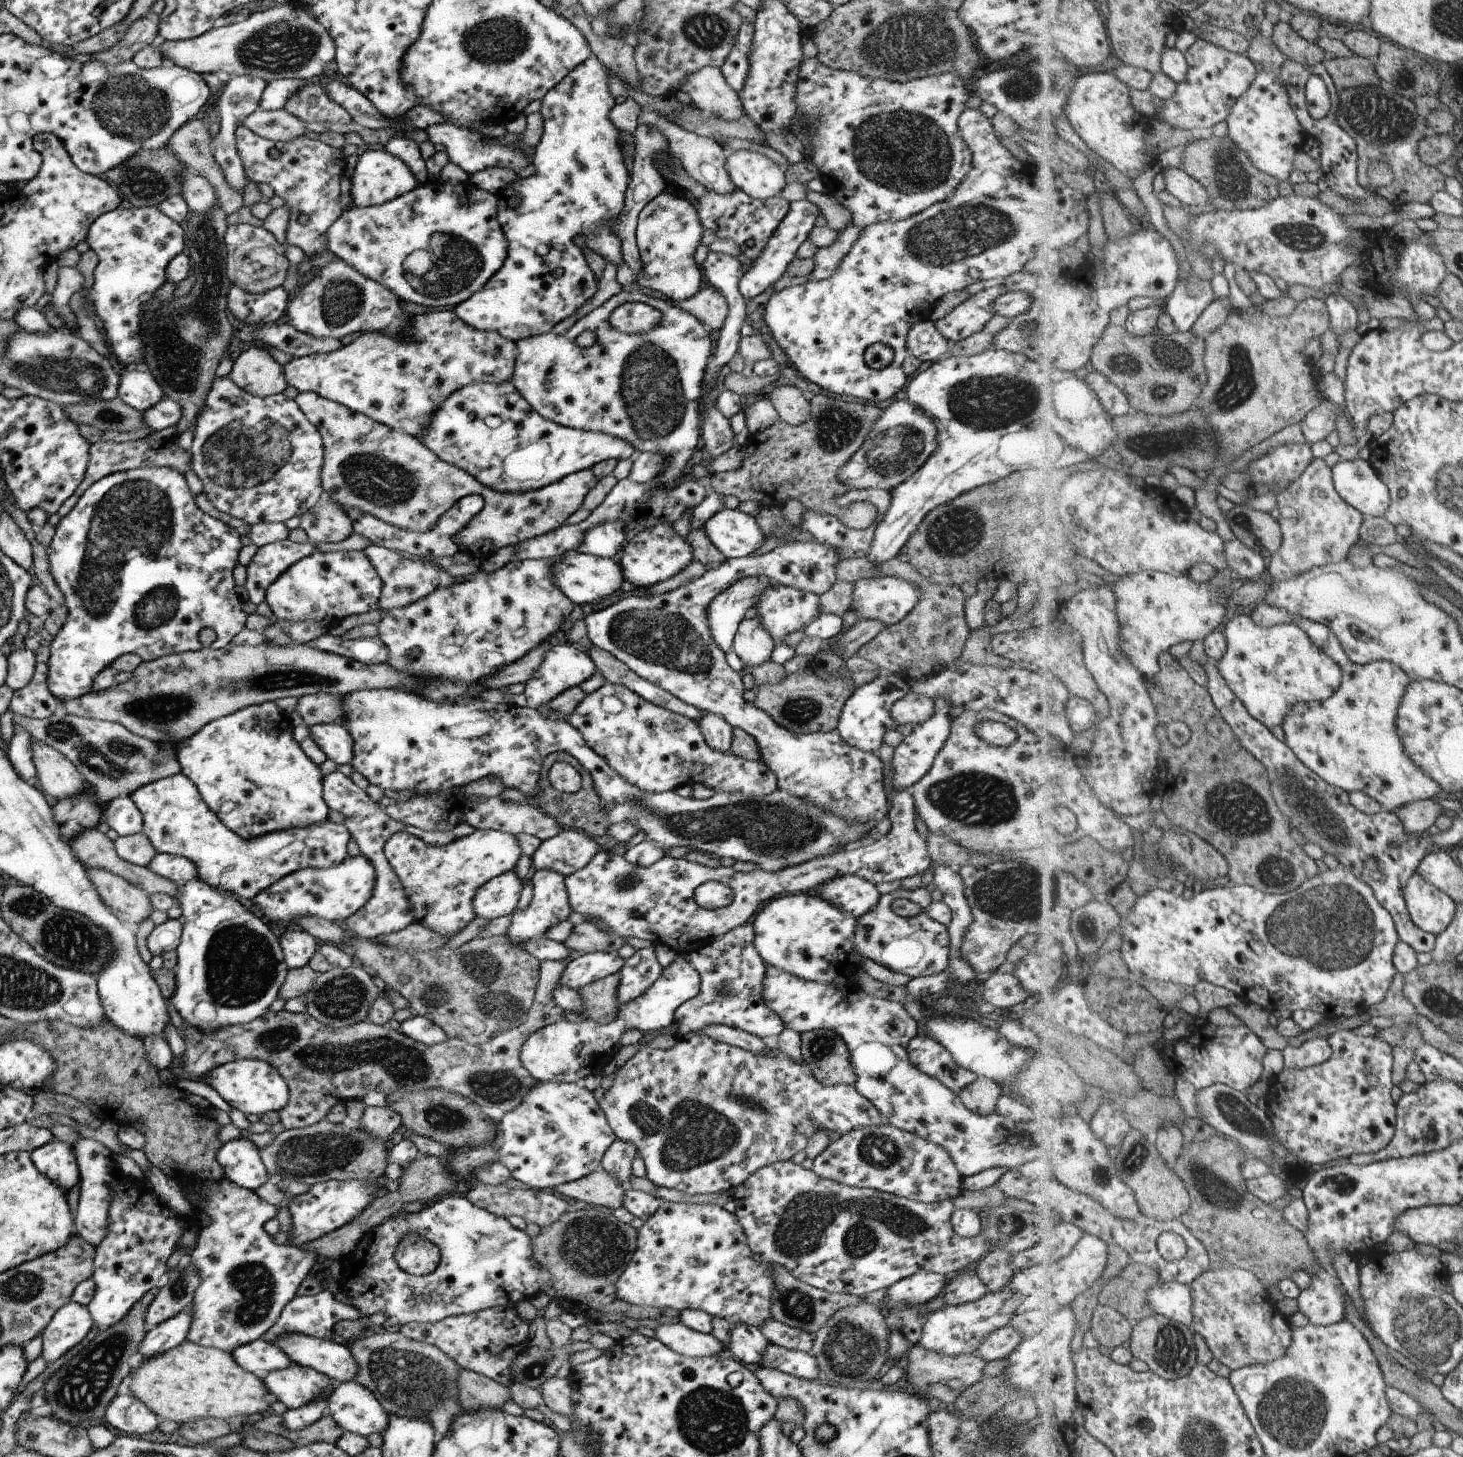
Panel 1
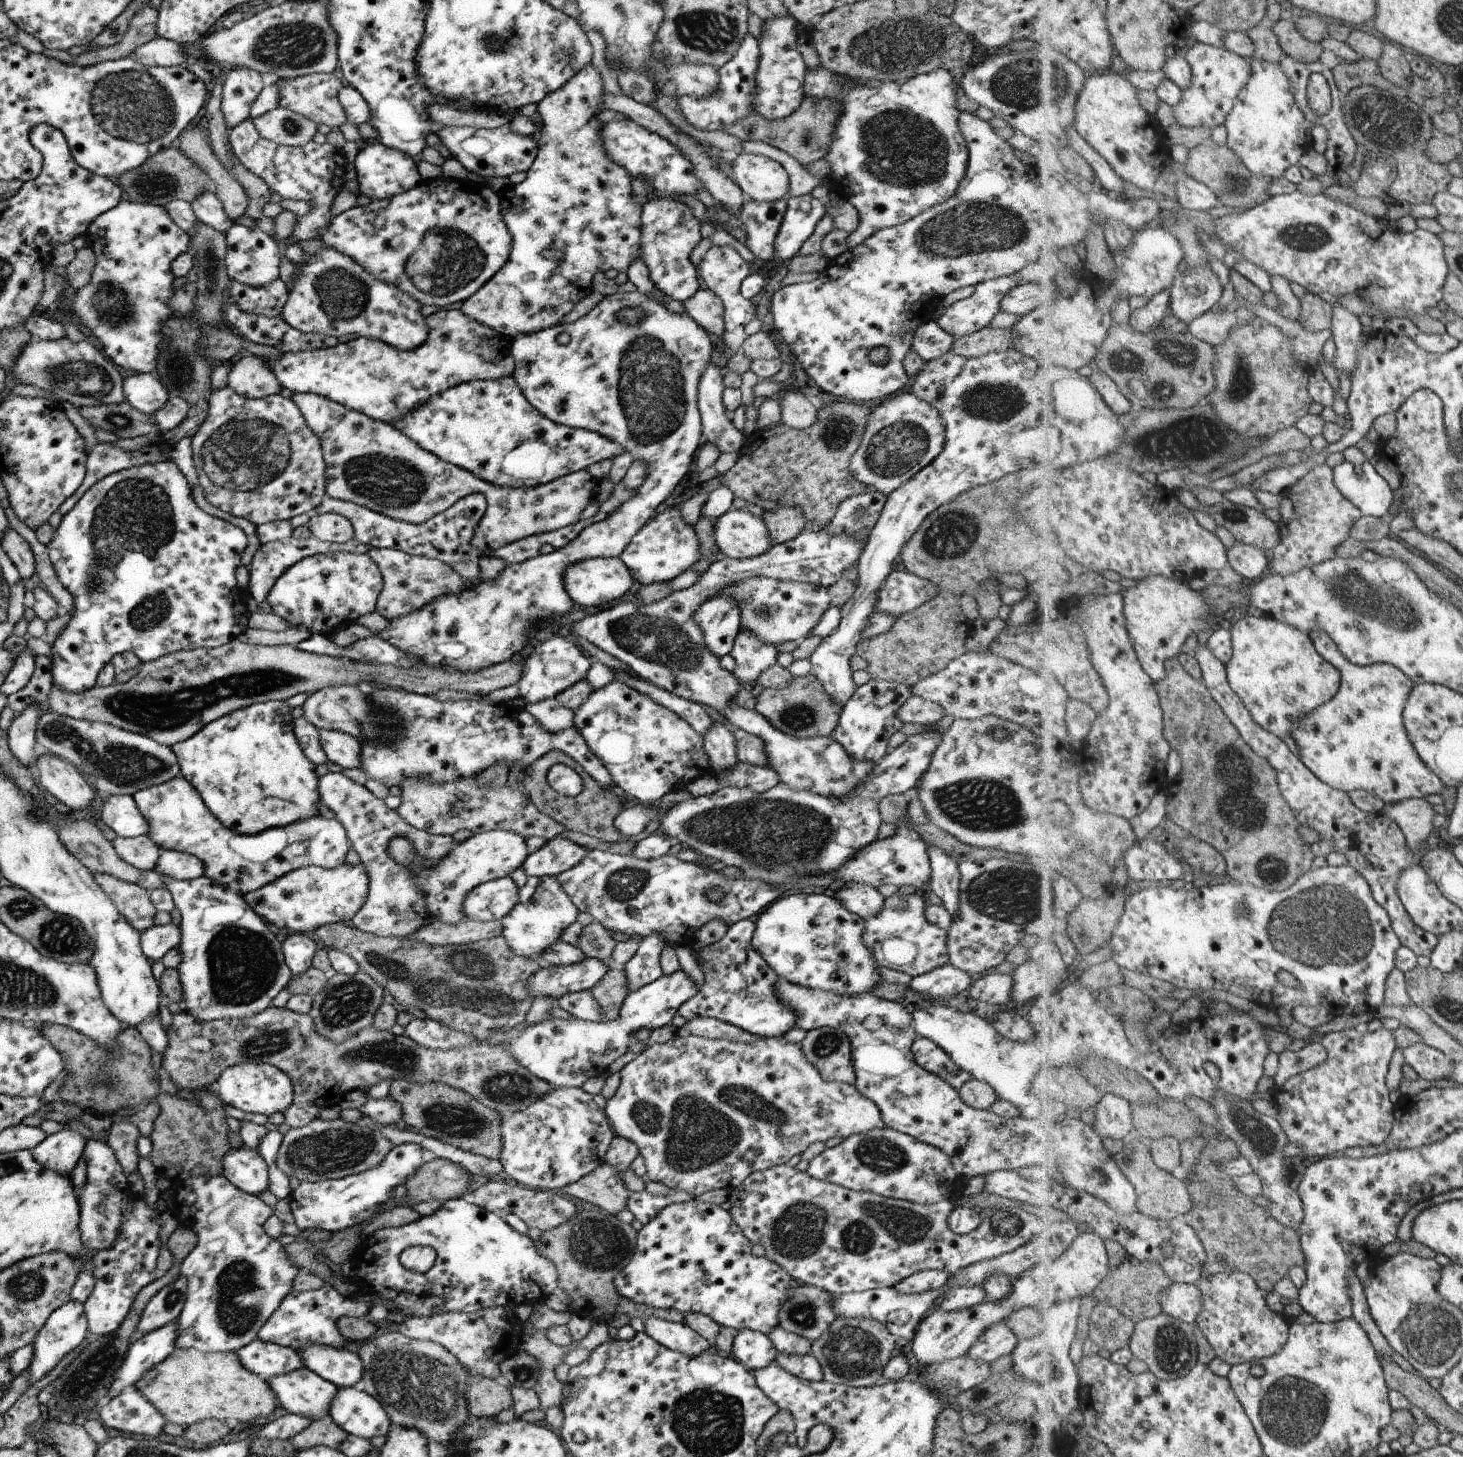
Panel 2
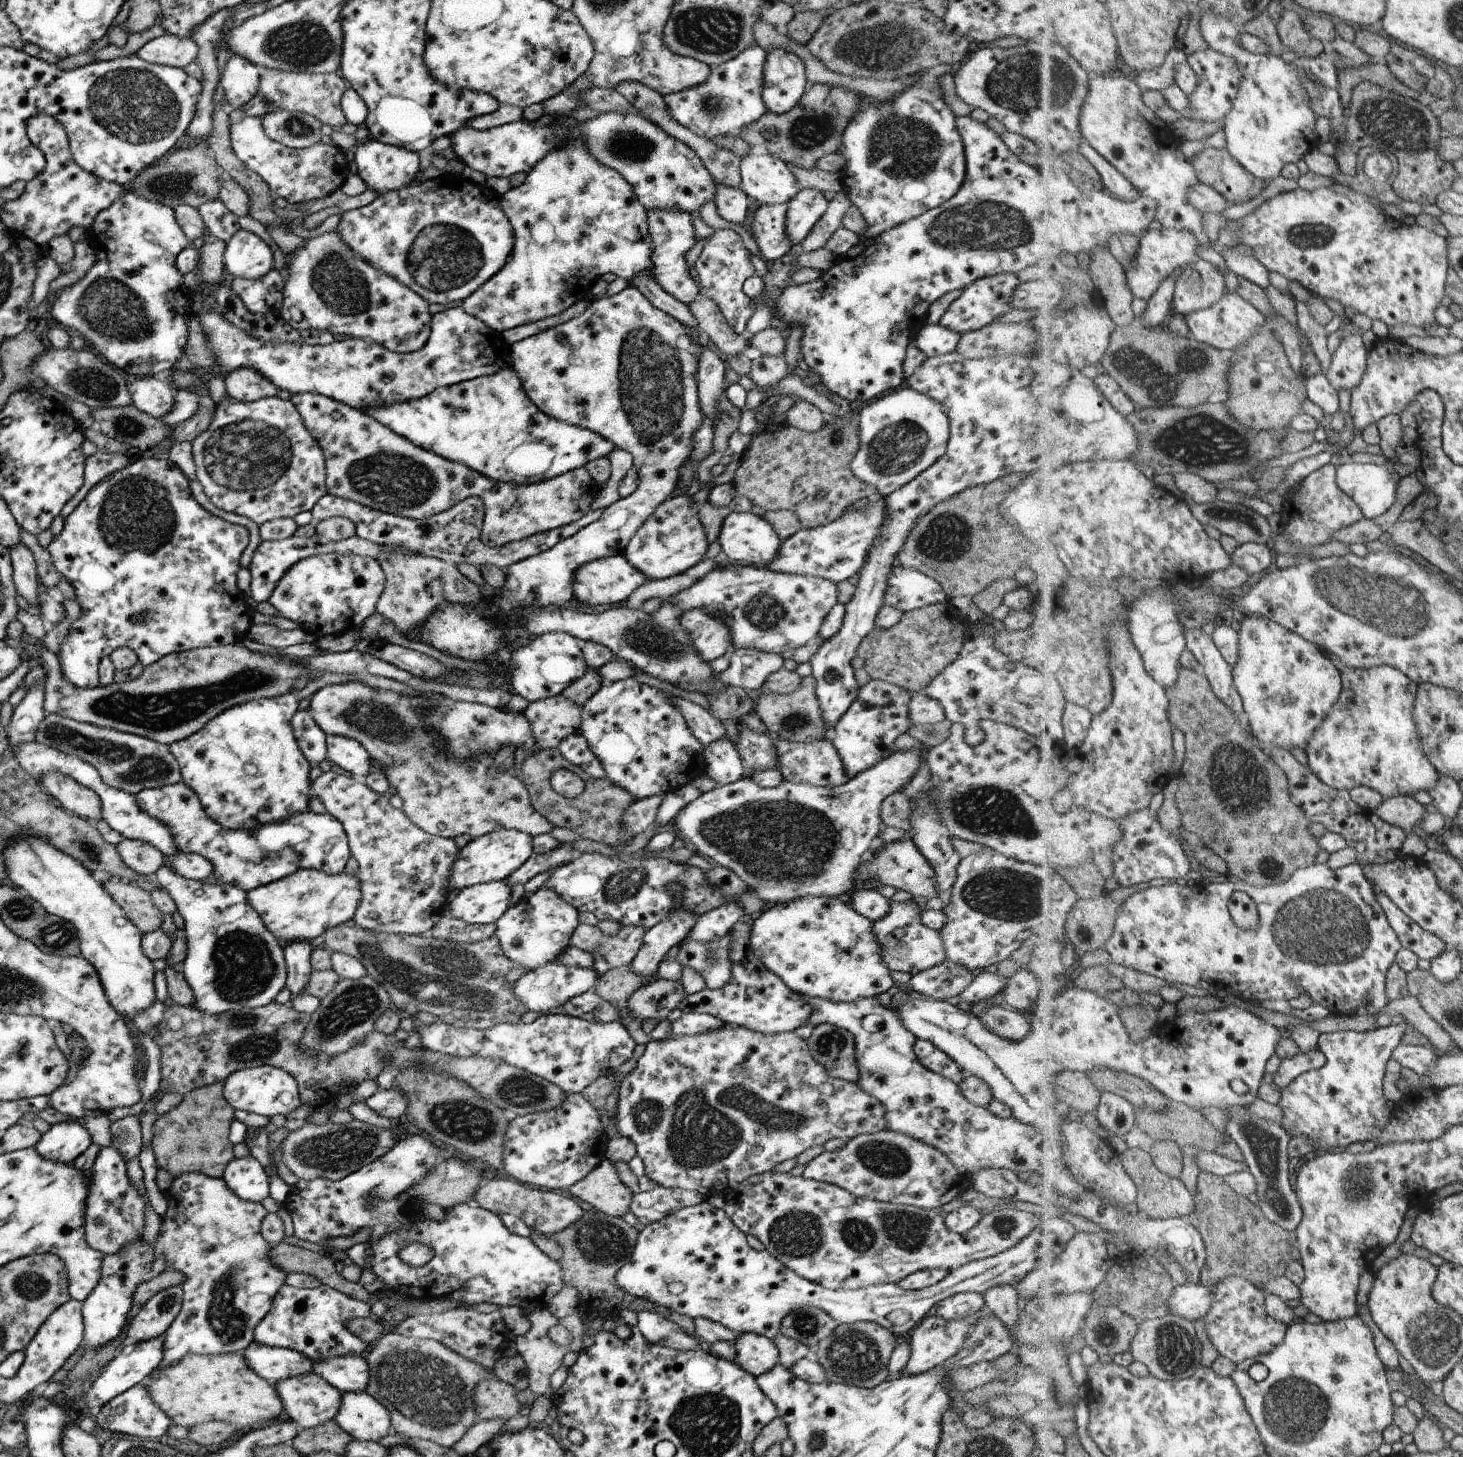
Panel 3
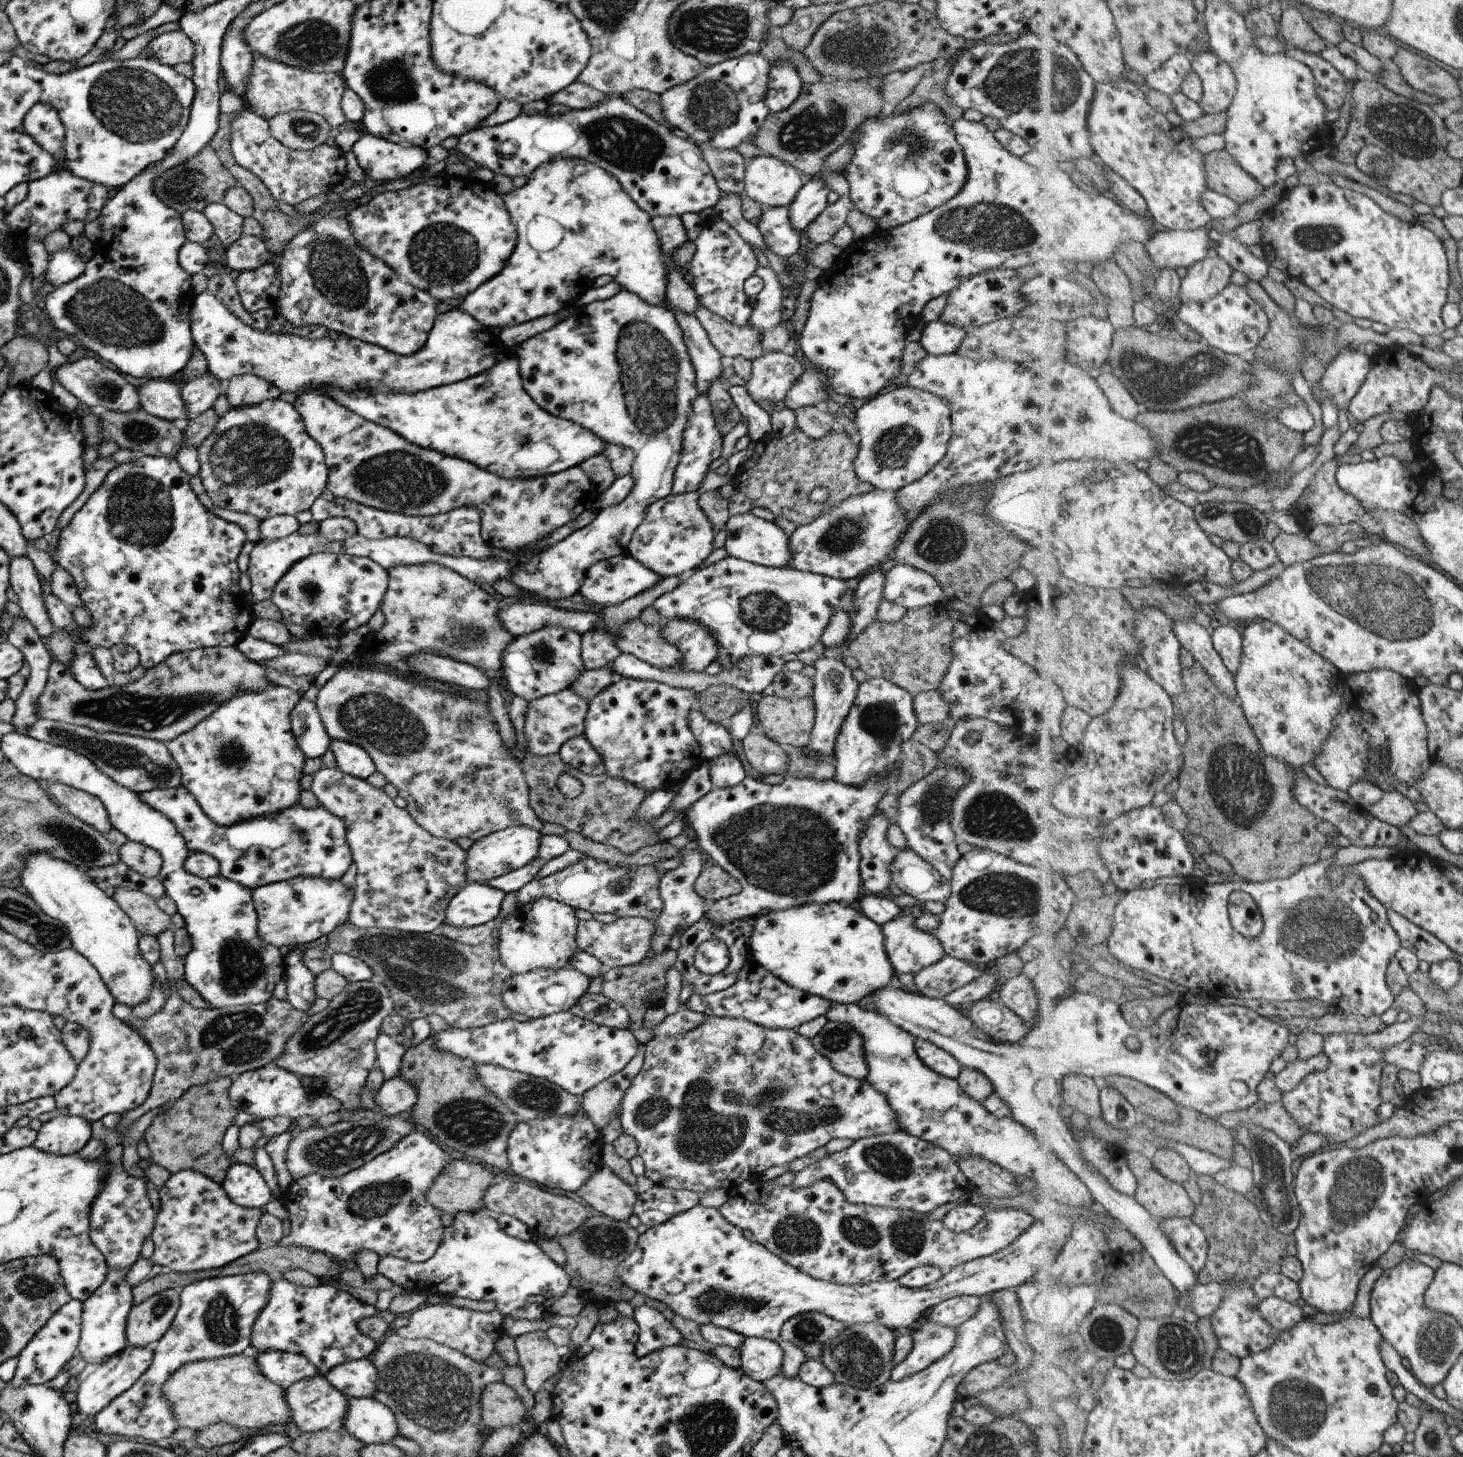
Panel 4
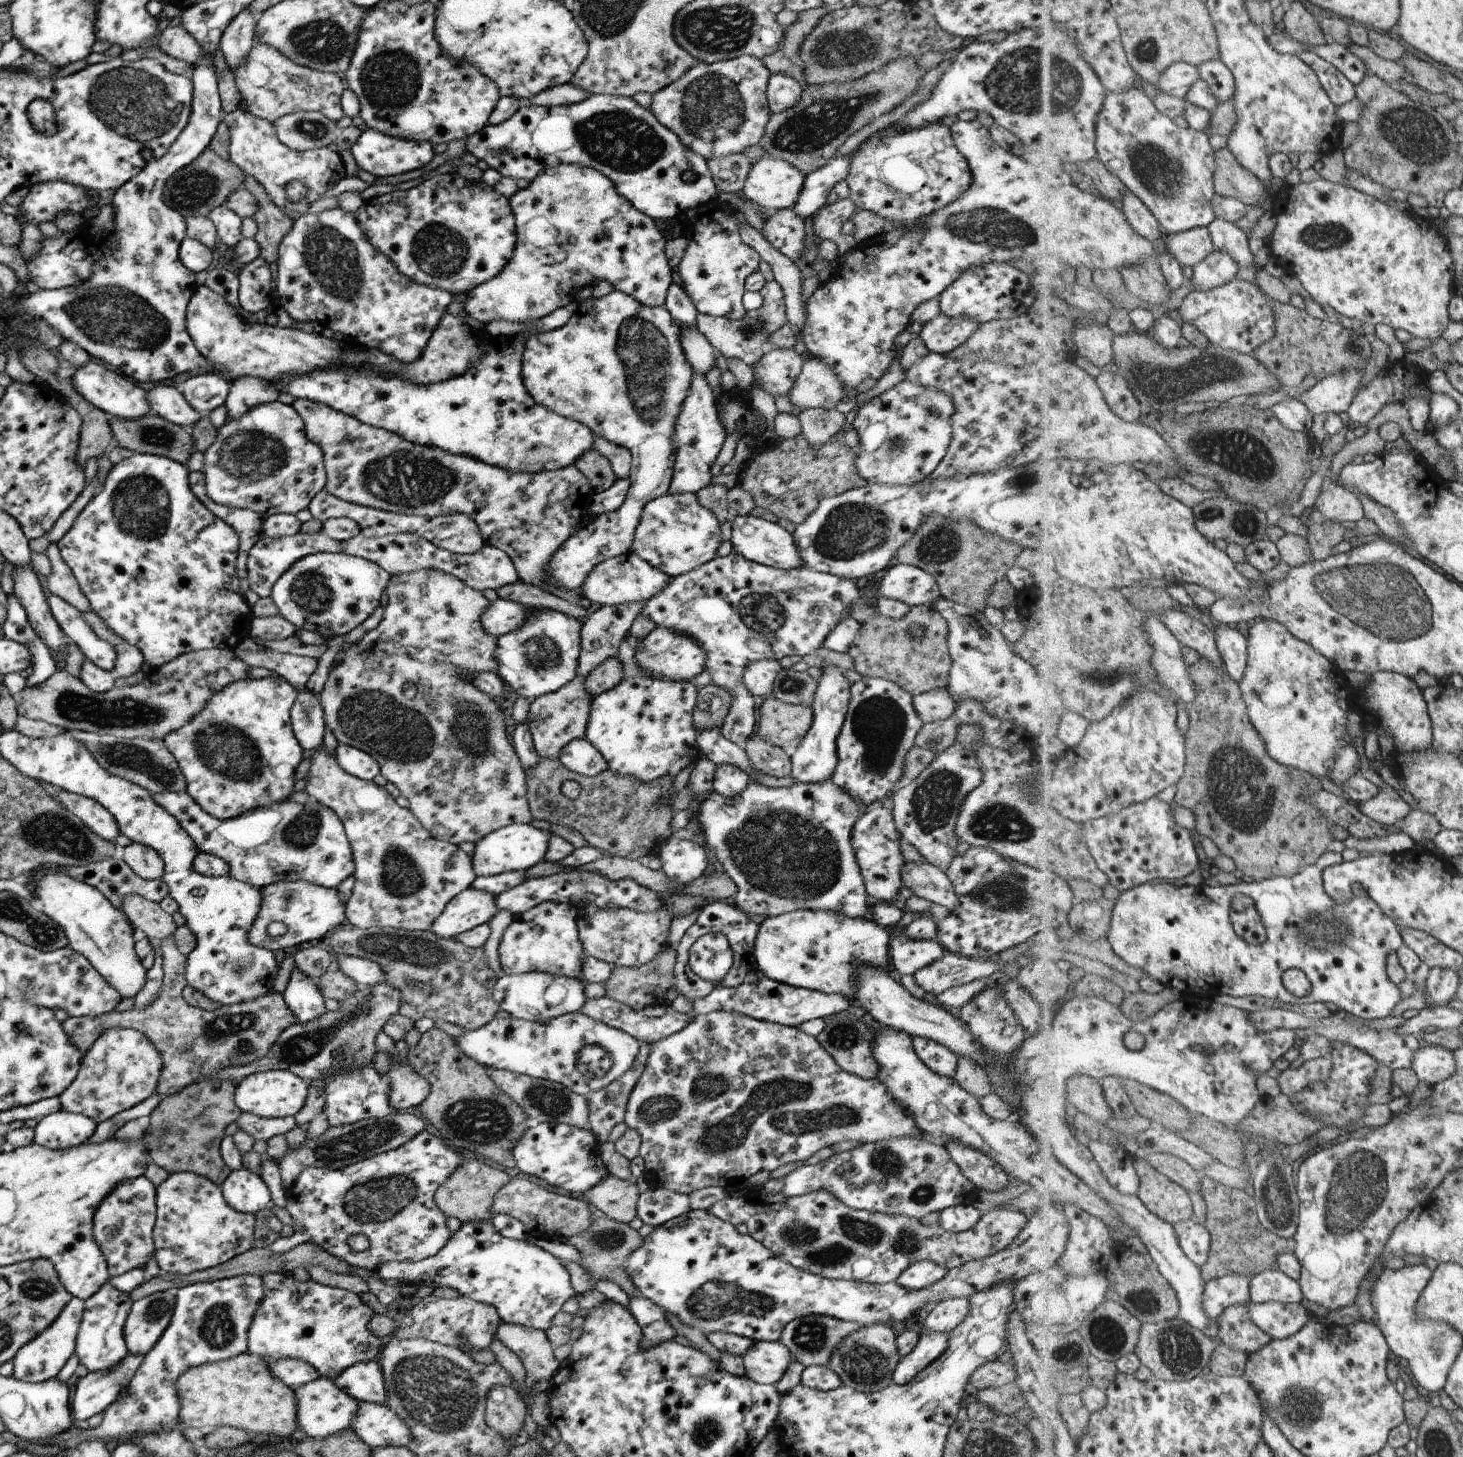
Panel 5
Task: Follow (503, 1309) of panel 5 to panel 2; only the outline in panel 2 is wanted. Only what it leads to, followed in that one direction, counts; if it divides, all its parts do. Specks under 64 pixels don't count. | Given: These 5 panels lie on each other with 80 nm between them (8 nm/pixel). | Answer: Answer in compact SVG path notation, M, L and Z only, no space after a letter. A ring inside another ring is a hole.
M465 1197L449 1199L435 1212L419 1216L408 1224L398 1227L376 1229L371 1235L358 1242L349 1258L355 1275L349 1284L356 1282L354 1295L375 1294L389 1300L404 1317L430 1317L437 1313L468 1313L487 1307L512 1308L518 1304L542 1301L557 1288L556 1268L544 1259L526 1234L515 1232L501 1217L483 1210ZM411 1245L427 1245L436 1252L433 1266L424 1273L408 1271L397 1261L398 1254Z

